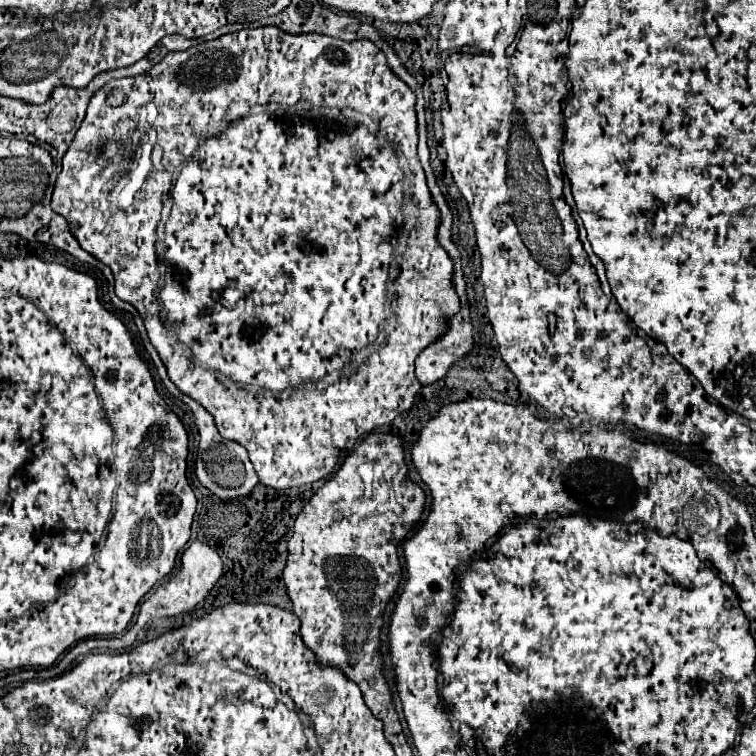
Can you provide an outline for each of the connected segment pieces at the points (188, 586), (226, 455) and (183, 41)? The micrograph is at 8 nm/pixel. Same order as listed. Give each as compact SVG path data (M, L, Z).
M193 541L189 549L183 551L181 555L181 569L179 573L175 573L173 577L169 577L167 581L163 581L159 587L155 587L149 597L143 601L141 605L141 611L139 611L139 619L135 623L135 627L131 627L129 631L121 633L119 637L115 639L103 639L103 641L95 641L95 649L103 647L103 649L127 649L135 643L137 639L137 633L147 627L151 621L159 619L159 617L177 617L181 613L189 613L197 603L201 603L207 593L213 589L213 585L219 581L223 573L223 563L221 563L221 557L219 553L209 547L207 543L201 543L201 541Z
M171 381L165 383L167 385L167 391L177 397L179 401L183 401L195 415L195 425L197 425L197 431L199 431L199 457L195 461L195 475L199 479L199 483L203 487L207 487L213 495L217 495L219 499L223 501L229 501L229 499L239 499L239 497L247 497L253 487L259 483L257 481L257 473L247 457L247 451L241 447L241 445L235 445L235 441L227 441L223 437L219 437L219 431L215 429L215 423L213 423L213 417L195 401L191 401L191 397L179 393L175 389L175 385Z
M167 35L167 37L163 37L159 43L161 43L161 47L167 49L167 51L185 51L185 49L193 47L195 41L183 37L183 35Z

